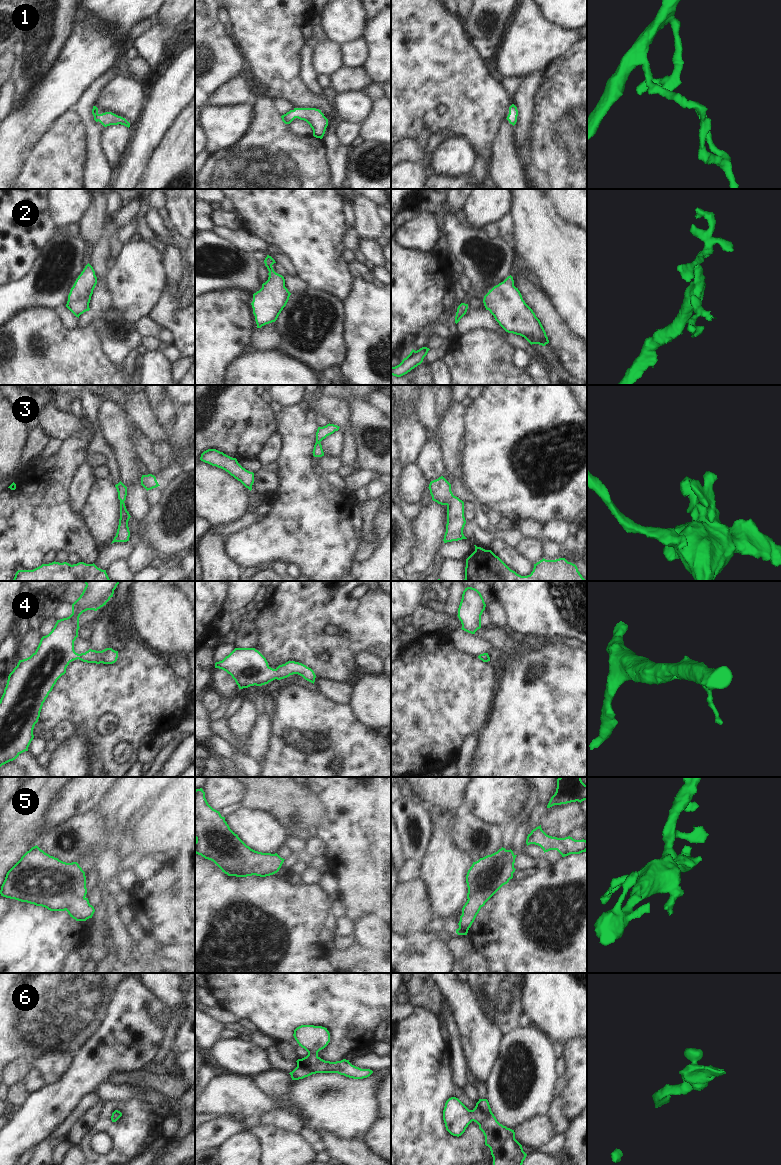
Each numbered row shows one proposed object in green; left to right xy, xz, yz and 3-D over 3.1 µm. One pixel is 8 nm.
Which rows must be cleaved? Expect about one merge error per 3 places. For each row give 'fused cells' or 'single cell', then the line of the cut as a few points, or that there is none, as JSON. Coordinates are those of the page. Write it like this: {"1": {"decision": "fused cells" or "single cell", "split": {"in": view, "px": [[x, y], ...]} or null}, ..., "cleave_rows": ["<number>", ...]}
{"1": {"decision": "single cell", "split": null}, "2": {"decision": "single cell", "split": null}, "3": {"decision": "single cell", "split": null}, "4": {"decision": "single cell", "split": null}, "5": {"decision": "single cell", "split": null}, "6": {"decision": "single cell", "split": null}, "cleave_rows": []}

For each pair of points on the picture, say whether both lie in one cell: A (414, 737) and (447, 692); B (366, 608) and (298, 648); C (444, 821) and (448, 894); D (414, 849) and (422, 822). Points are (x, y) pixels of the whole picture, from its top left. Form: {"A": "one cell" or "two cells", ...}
{"A": "one cell", "B": "one cell", "C": "one cell", "D": "one cell"}

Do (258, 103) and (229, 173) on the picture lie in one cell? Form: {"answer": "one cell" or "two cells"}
{"answer": "one cell"}

